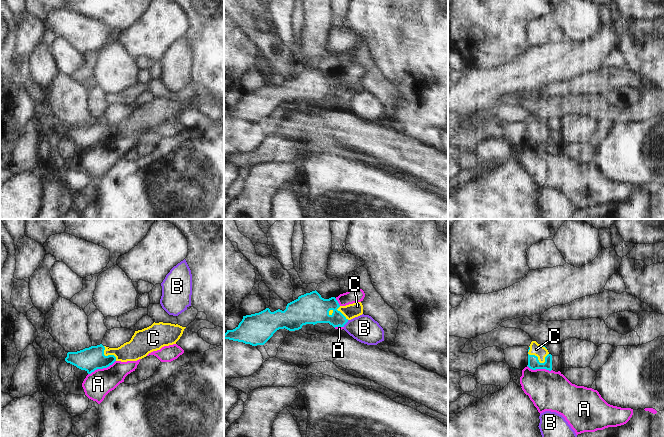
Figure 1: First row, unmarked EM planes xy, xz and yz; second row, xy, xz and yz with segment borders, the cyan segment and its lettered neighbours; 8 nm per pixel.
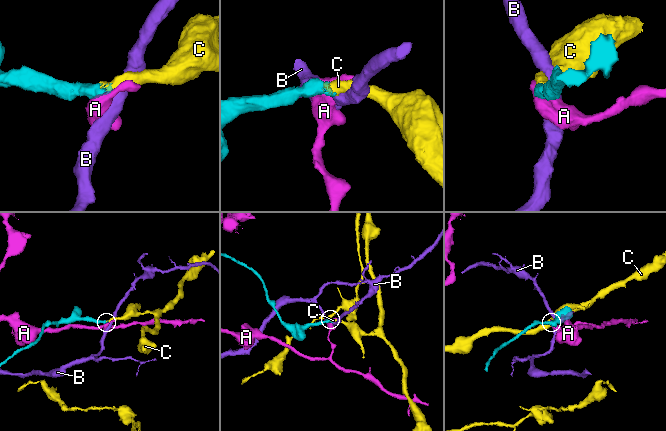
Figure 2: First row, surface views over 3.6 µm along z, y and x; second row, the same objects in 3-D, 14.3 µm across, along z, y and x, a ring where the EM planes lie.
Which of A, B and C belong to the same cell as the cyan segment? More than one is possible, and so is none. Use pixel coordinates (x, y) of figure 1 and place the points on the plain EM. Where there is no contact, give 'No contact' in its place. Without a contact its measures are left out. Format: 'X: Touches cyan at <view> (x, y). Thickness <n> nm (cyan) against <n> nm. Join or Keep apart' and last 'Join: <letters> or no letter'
A: Touches cyan at xy (101, 144). Thickness 190 nm (cyan) against 220 nm. Keep apart
B: Touches cyan at xz (346, 98). Thickness 190 nm (cyan) against 220 nm. Keep apart
C: Touches cyan at yz (533, 131). Thickness 100 nm (cyan) against 100 nm. Join
Join: C.

